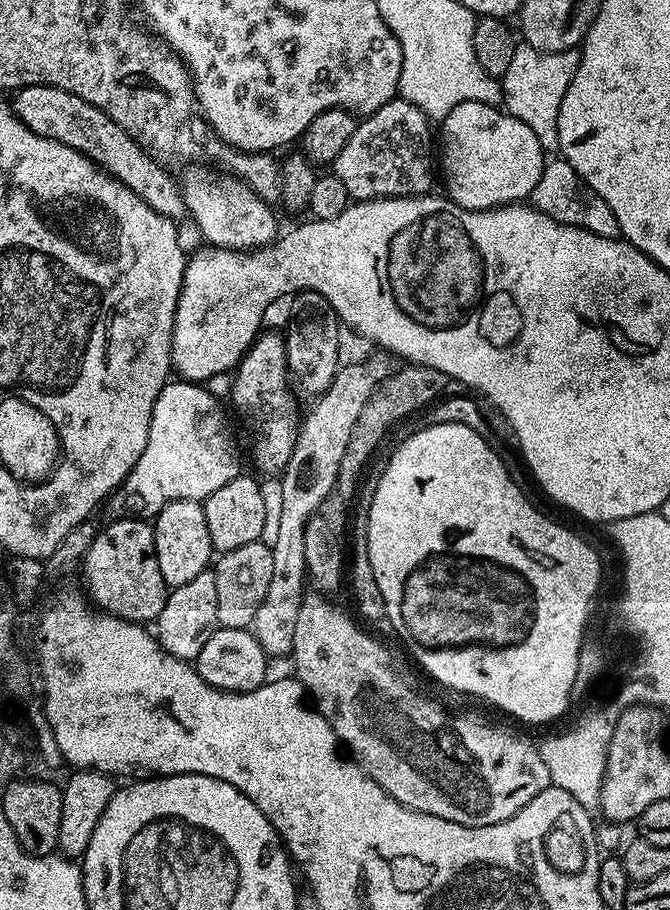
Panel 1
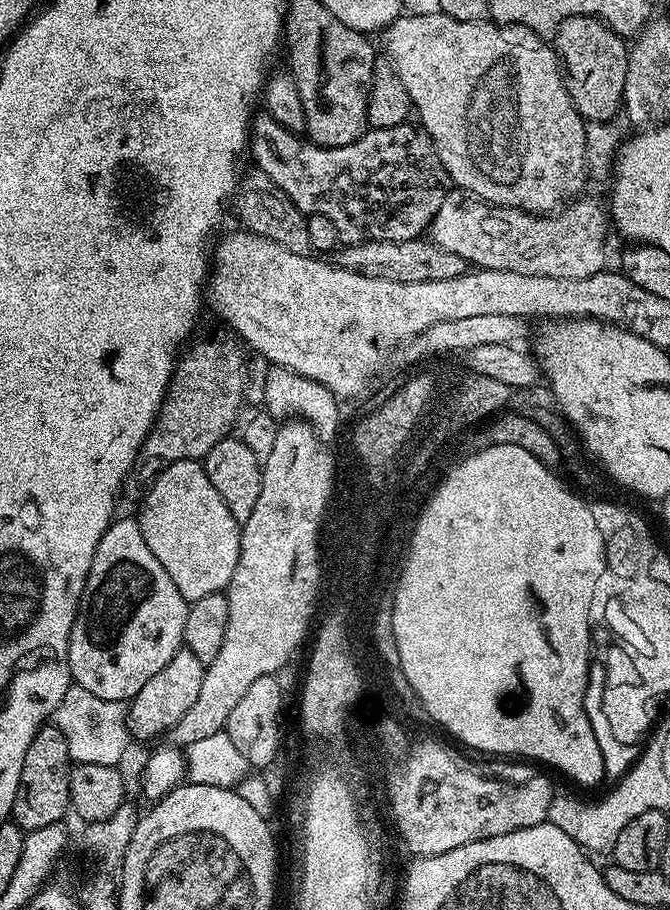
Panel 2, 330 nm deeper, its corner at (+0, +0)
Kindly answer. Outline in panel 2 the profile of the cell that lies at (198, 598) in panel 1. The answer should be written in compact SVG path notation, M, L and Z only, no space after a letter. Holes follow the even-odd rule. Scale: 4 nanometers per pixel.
M181 650L138 690L135 698L128 703L128 733L133 741L156 740L160 735L171 733L172 728L194 706L198 694L202 691L202 678L204 677L205 665L194 658L187 650Z

